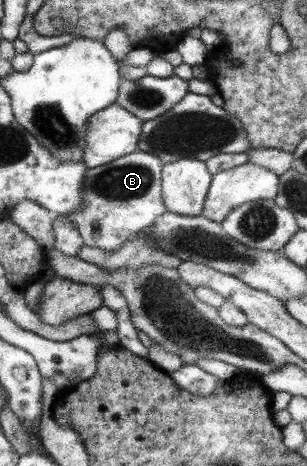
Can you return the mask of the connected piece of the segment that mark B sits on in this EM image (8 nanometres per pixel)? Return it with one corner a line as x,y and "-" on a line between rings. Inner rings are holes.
134,151
104,165
97,165
92,169
86,169
84,181
82,181
81,207
72,214
66,215
67,219
78,230
84,245
100,247
104,251
118,249
132,234
140,232
140,229
152,226
152,223
165,213
165,208
160,195
162,162
154,155
144,151

